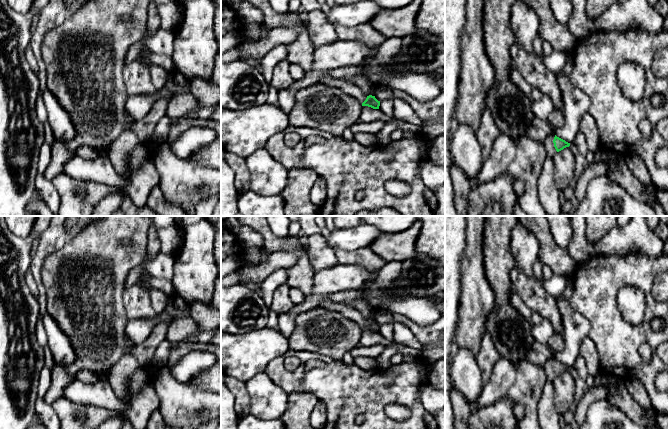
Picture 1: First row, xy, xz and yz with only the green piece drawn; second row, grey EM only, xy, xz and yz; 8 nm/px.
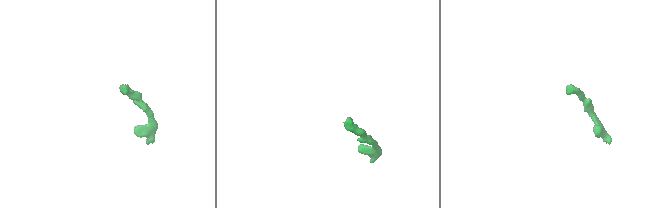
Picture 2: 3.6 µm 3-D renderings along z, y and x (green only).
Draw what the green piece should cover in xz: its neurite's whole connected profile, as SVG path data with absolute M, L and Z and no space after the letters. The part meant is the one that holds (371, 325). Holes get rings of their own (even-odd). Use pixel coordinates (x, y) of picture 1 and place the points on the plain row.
M325 299L318 306L341 313L344 317L359 325L362 330L379 333L380 325L378 325L375 320L367 320L358 310L345 303L337 303L330 299Z

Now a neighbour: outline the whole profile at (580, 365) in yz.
M578 356L575 362L575 369L577 374L584 380L589 376L586 361L582 356Z

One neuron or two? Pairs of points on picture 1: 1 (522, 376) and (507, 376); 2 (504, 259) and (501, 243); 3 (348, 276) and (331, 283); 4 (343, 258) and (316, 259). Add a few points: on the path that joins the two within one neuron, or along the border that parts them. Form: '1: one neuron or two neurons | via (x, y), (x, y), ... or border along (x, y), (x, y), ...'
1: two neurons | border along (515, 363), (515, 380), (506, 396)
2: one neuron | via (501, 255), (501, 247)
3: one neuron | via (344, 277), (335, 279)
4: two neurons | border along (334, 250), (339, 263)

